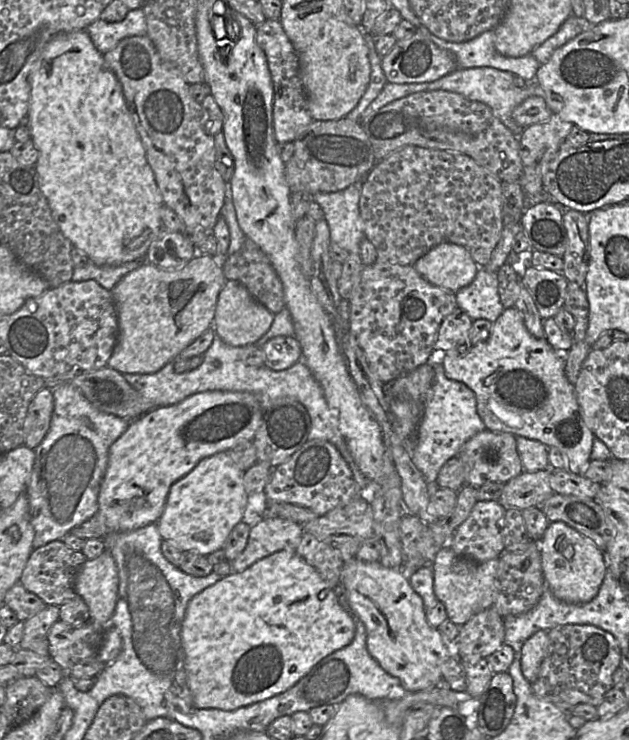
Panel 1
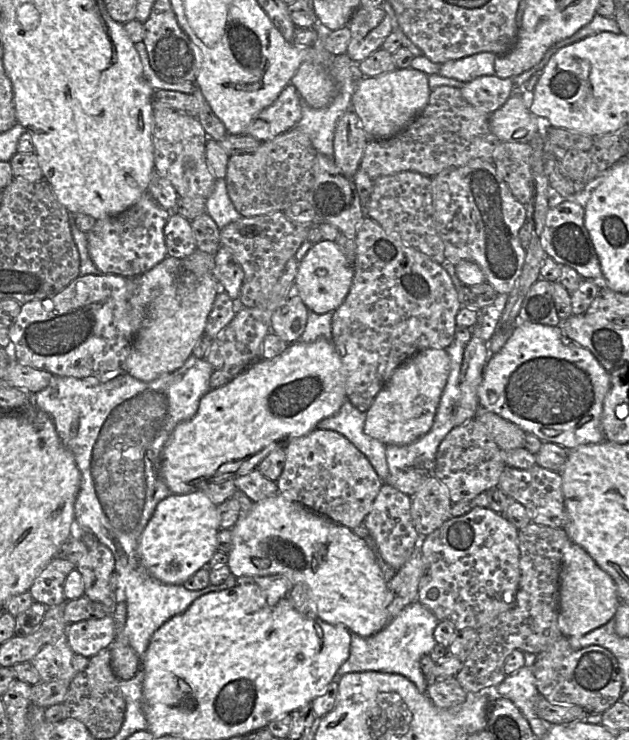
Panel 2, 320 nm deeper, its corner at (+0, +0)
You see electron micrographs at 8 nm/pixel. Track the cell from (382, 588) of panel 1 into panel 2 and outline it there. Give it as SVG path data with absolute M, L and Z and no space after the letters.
M278 493L272 497L255 502L250 511L241 512L237 522L233 527L230 528L230 530L232 533L232 550L230 553L228 553L228 565L231 574L235 575L237 578L249 576L271 576L280 574L285 576L292 586L296 584L304 584L315 607L317 618L329 624L343 625L348 630L356 633L362 638L368 638L375 635L388 624L388 584L384 579L382 570L379 567L373 552L371 551L367 540L355 535L348 527L335 523L298 503L289 501Z

